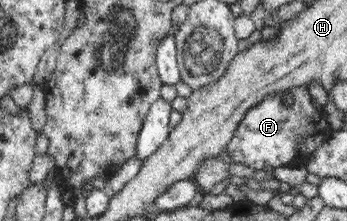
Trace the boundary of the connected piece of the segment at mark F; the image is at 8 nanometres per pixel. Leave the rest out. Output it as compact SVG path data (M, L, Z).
M292 88L291 92L294 102L290 107L282 102L282 95L274 94L246 113L227 147L233 163L244 163L256 171L285 166L294 159L310 157L330 137L331 127L322 110L313 105L308 90Z

